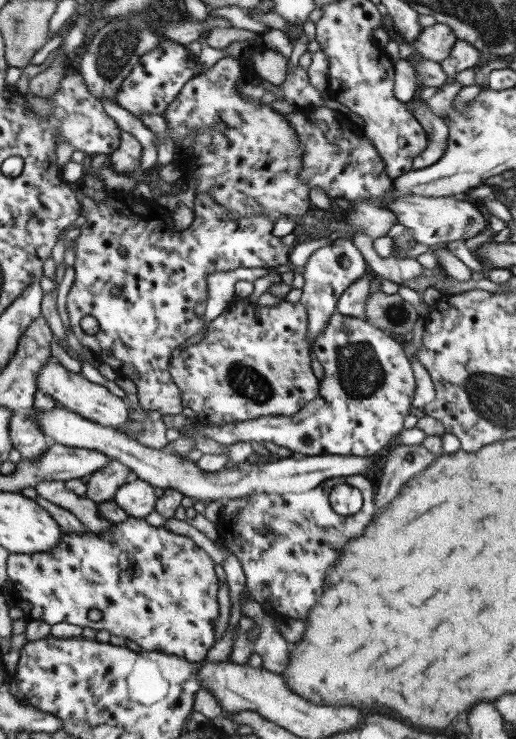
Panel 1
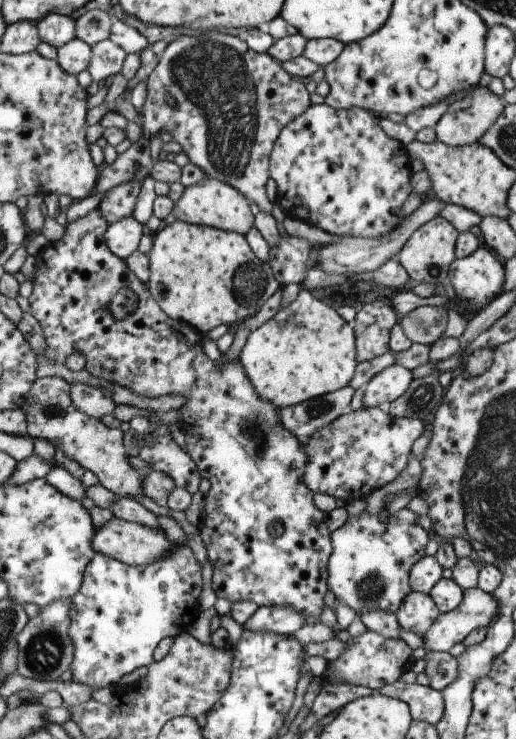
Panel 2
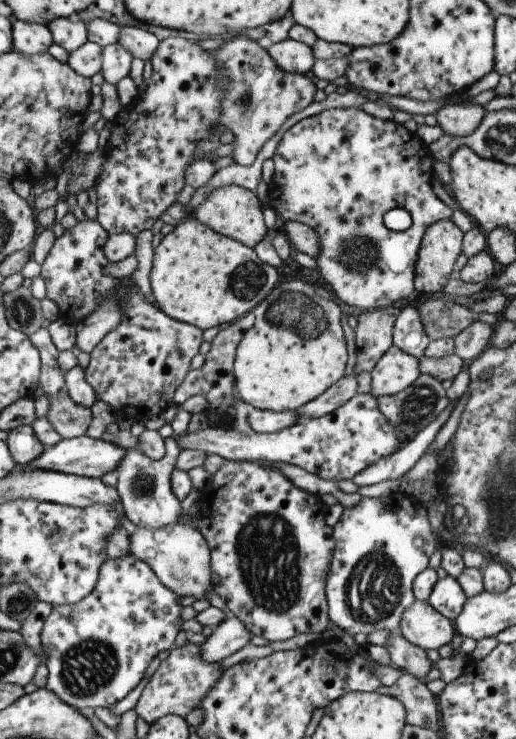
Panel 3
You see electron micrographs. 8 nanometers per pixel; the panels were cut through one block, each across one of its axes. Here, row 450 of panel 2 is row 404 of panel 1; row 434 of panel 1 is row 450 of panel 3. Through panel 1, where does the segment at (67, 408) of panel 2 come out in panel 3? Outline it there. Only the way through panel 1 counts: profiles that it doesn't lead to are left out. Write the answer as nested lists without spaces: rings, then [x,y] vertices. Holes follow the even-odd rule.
[[[170,439],[164,441],[164,455],[156,461],[135,449],[130,449],[115,469],[117,471],[115,489],[123,514],[137,529],[155,530],[179,522],[180,500],[177,500],[170,487],[170,474],[179,451],[180,448]]]

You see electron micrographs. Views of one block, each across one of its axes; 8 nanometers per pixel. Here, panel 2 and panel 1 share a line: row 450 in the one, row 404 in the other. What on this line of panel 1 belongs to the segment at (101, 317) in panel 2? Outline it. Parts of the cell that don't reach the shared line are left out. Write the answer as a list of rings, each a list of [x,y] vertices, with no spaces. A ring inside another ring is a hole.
[[[233,299],[219,316],[207,322],[203,336],[199,342],[184,349],[177,350],[177,352],[170,357],[168,360],[168,373],[172,381],[177,385],[177,388],[181,391],[182,401],[187,408],[190,408],[194,412],[199,422],[208,424],[233,424],[257,417],[291,416],[306,402],[313,400],[317,396],[318,391],[319,380],[311,373],[311,367],[309,367],[312,352],[310,352],[310,348],[308,347],[306,334],[308,334],[307,314],[303,304],[299,301],[290,303],[282,299],[275,304],[275,306],[259,306],[257,303],[252,303],[251,301],[241,303]]]

